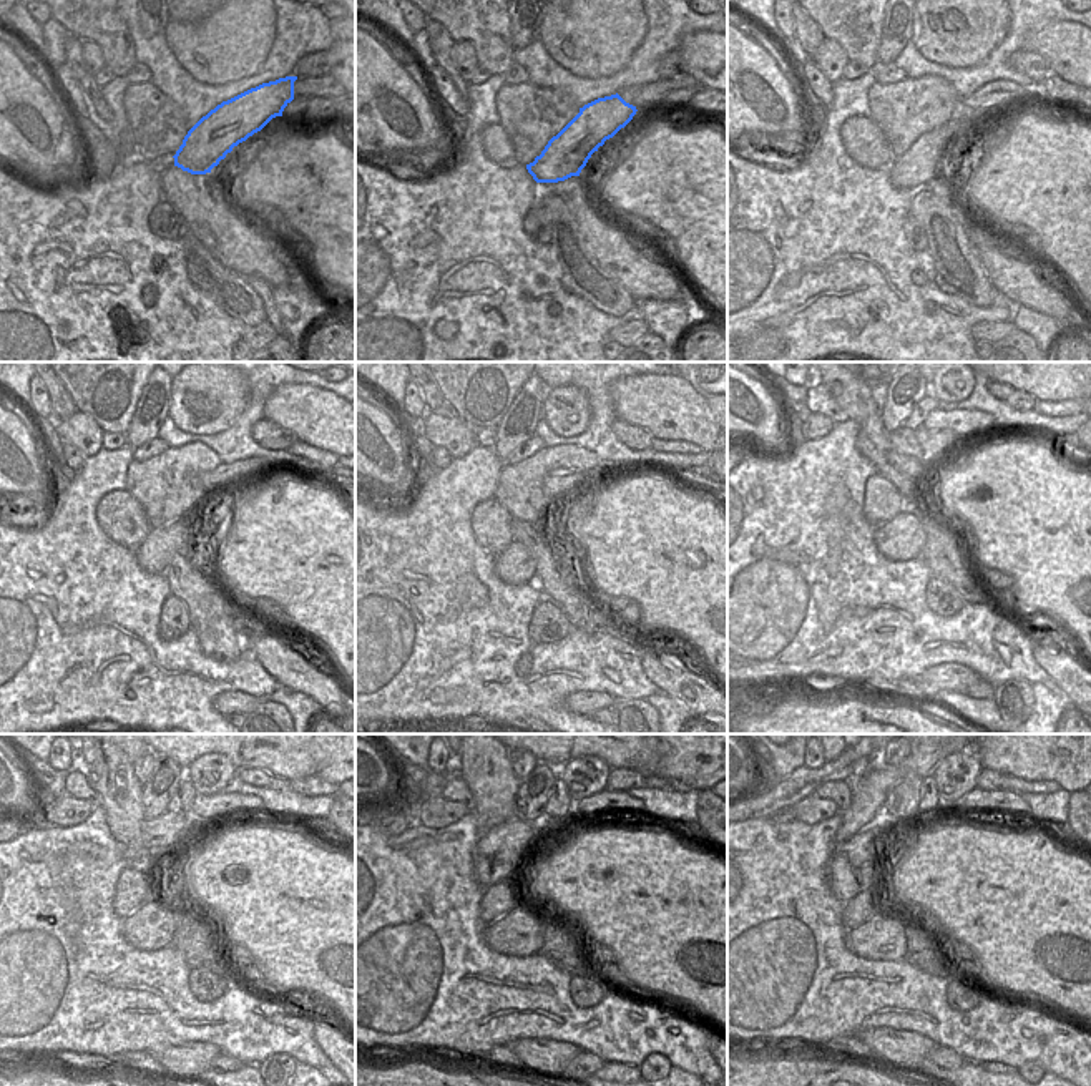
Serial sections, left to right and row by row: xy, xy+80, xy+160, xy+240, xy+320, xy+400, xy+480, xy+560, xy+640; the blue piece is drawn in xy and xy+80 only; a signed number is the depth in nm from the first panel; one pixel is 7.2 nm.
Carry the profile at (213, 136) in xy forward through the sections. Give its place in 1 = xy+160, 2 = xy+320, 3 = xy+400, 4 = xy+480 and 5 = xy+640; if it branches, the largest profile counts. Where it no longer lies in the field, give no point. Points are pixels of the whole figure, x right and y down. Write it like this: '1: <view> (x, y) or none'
1: xy+160 (919, 163)
2: xy+320 (515, 565)
3: xy+400 (902, 538)
4: xy+480 (150, 927)
5: xy+640 (882, 937)

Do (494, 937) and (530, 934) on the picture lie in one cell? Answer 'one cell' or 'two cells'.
one cell

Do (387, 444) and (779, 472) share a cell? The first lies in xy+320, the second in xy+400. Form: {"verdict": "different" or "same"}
{"verdict": "different"}

